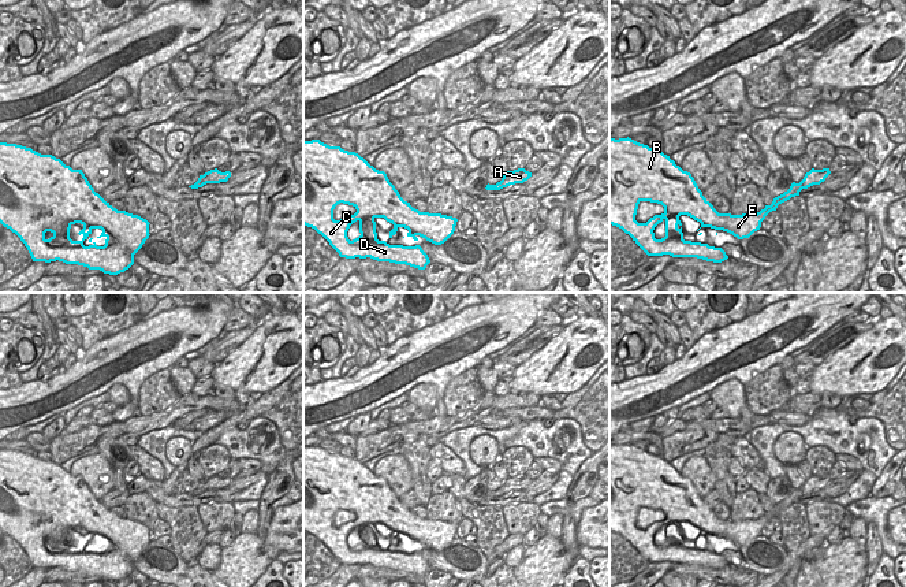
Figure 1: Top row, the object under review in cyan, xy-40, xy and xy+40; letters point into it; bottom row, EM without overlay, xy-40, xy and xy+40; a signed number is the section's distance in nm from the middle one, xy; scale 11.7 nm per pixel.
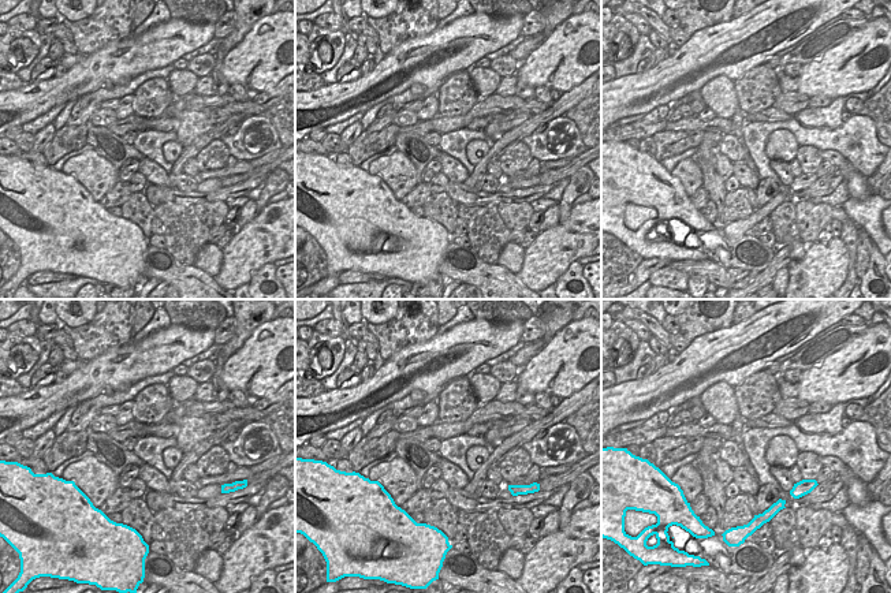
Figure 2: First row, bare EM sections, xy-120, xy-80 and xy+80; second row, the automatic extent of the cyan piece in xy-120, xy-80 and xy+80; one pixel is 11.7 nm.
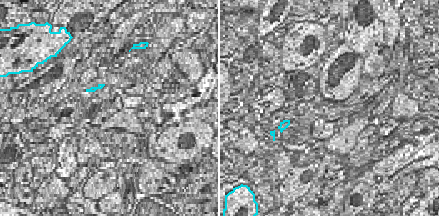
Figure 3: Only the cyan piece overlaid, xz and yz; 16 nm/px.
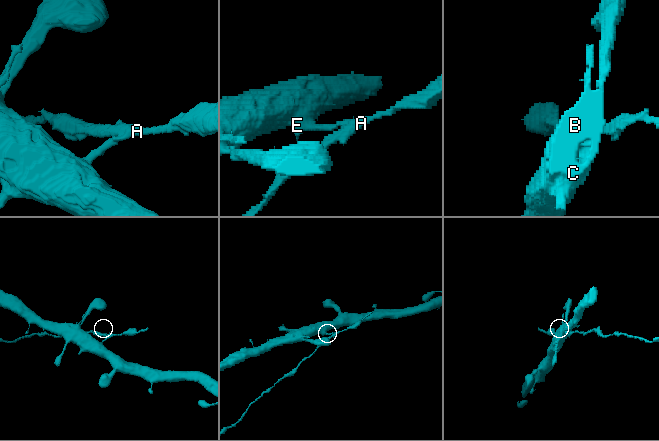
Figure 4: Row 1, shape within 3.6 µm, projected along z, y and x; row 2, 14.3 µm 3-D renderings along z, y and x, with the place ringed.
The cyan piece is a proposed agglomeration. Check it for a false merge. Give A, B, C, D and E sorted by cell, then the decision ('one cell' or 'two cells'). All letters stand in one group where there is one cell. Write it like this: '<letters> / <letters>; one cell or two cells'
A / B C D E; two cells

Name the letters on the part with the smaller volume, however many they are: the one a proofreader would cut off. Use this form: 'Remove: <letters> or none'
Remove: A

